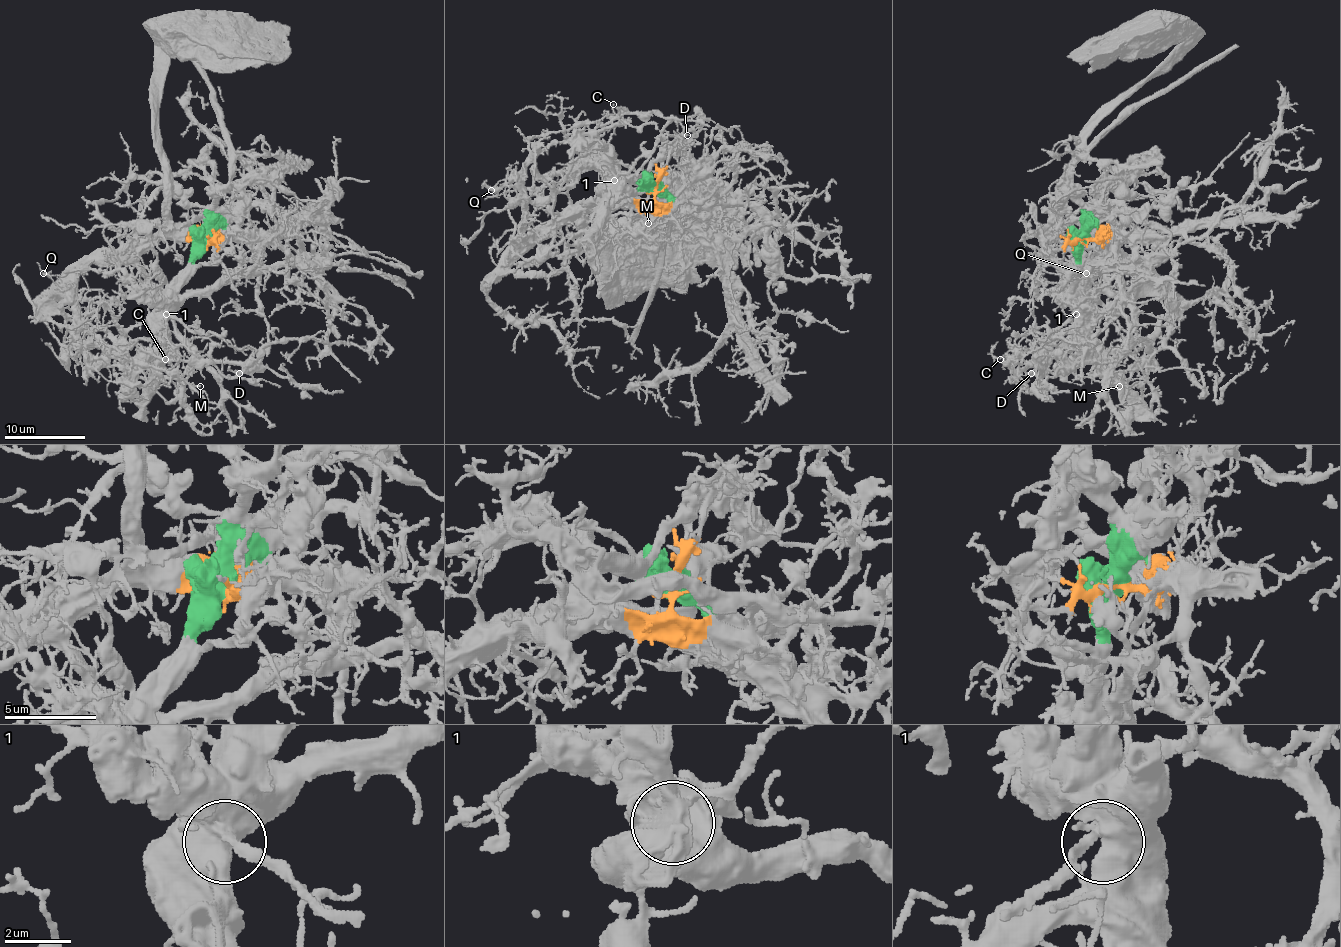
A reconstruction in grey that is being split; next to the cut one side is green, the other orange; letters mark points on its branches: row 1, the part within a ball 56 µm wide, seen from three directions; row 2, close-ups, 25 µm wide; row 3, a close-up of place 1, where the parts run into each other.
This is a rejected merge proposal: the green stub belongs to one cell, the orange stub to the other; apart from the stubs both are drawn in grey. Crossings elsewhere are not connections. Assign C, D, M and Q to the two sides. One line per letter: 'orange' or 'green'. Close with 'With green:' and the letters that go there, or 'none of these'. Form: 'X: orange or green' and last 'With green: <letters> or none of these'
C: green
D: green
M: green
Q: green
With green: C, D, M, Q

